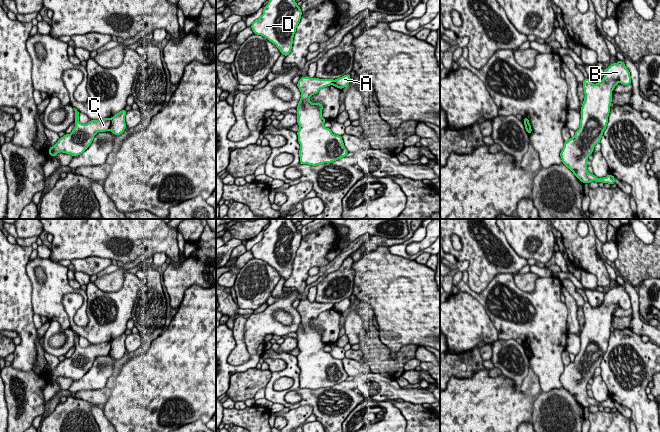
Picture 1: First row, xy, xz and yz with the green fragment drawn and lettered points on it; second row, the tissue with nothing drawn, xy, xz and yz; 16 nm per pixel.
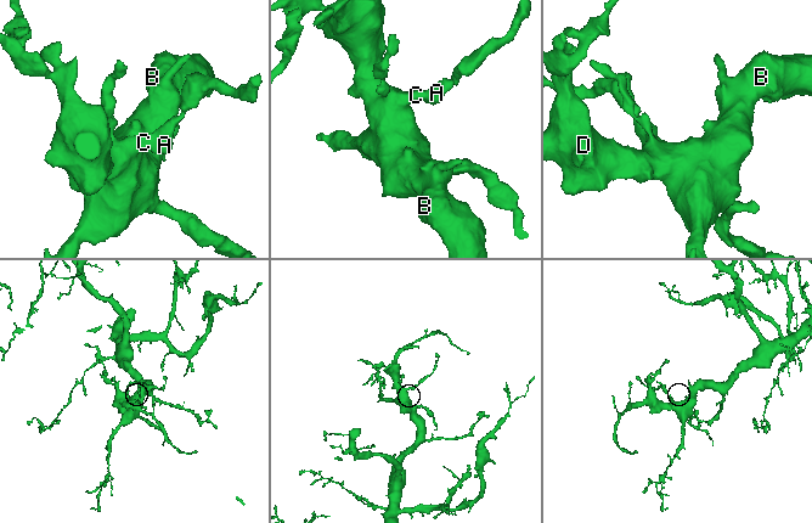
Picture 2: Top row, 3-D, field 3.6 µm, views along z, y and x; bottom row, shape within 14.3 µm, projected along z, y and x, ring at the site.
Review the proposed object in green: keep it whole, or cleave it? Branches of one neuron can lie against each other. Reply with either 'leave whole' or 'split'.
split

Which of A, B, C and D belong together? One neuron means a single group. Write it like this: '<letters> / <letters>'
A / B C D

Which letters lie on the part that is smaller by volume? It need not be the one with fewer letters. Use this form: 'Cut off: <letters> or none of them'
Cut off: A

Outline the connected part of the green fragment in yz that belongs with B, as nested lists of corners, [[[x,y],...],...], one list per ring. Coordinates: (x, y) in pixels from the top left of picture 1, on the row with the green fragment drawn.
[[[621,60],[604,68],[604,77],[600,82],[593,84],[588,78],[582,82],[585,97],[581,106],[580,127],[575,131],[573,138],[570,137],[568,141],[564,141],[564,147],[560,152],[562,163],[582,183],[589,184],[596,181],[612,185],[616,182],[611,174],[600,179],[589,173],[587,161],[595,145],[600,143],[607,127],[612,91],[618,83],[624,86],[632,83],[630,71]]]

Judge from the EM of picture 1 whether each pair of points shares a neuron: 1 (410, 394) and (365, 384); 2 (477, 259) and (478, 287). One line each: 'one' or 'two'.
1: one
2: one

